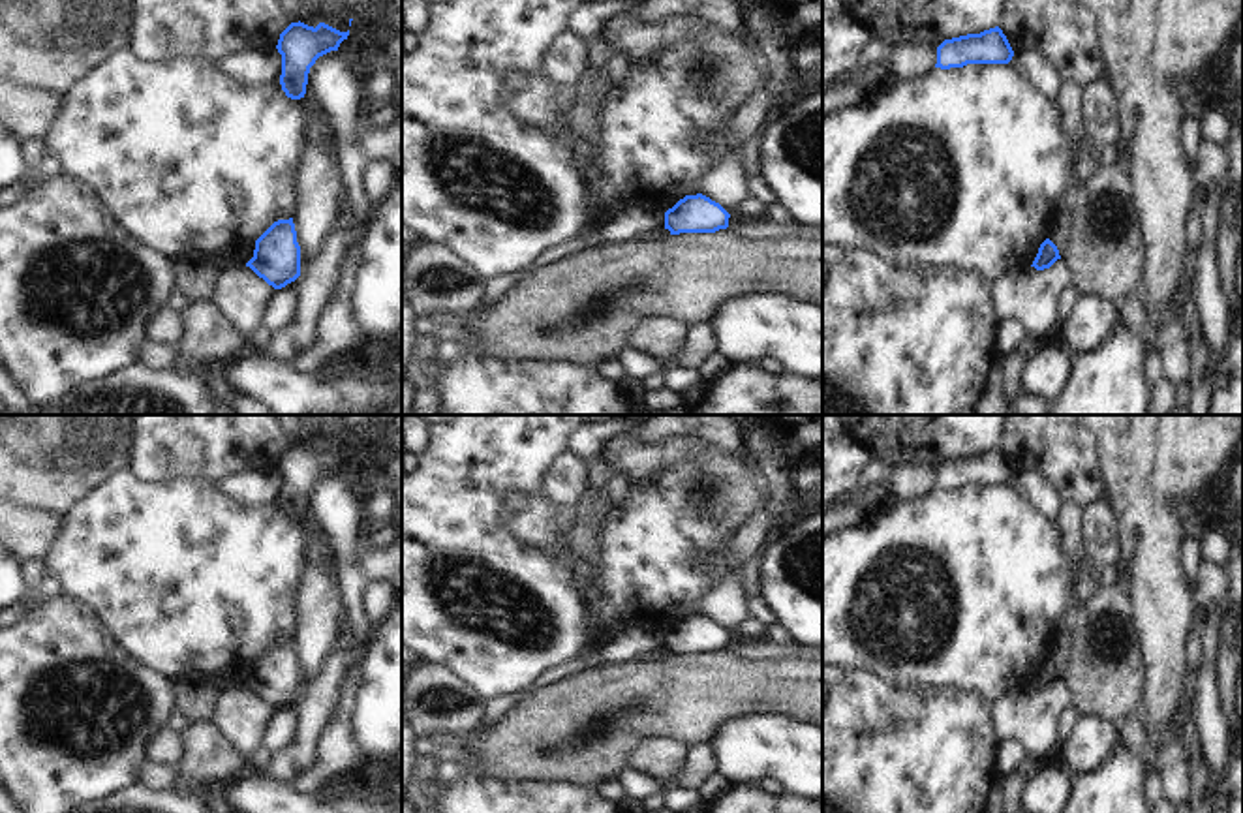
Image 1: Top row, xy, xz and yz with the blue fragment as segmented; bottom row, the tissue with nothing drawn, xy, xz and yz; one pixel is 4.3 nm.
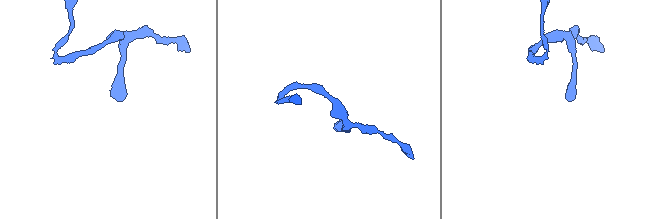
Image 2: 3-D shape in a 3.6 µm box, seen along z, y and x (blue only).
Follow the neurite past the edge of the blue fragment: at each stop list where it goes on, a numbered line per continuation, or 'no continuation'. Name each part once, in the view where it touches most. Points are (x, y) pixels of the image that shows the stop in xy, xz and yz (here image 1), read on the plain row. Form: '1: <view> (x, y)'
no continuation

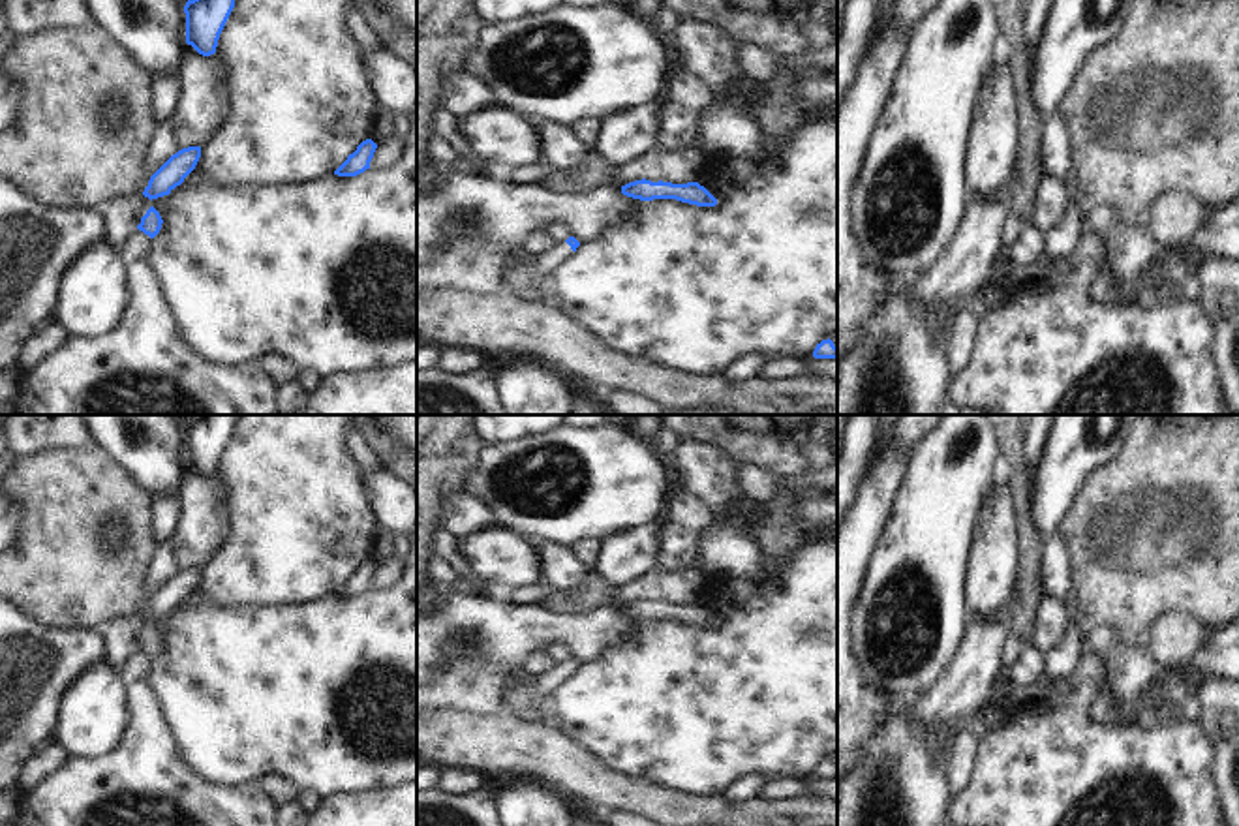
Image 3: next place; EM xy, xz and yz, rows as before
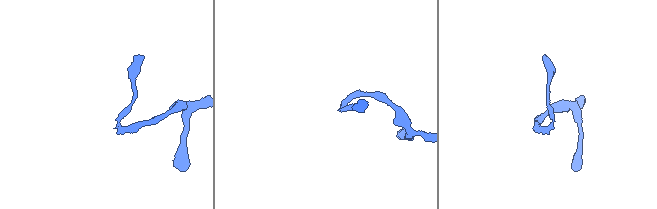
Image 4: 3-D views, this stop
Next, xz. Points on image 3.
1: xz (522, 706)

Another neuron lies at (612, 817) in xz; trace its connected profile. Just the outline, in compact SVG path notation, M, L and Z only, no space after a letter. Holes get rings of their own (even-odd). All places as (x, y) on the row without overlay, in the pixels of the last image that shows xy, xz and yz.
M608 811L604 813L603 820L608 826L657 826L642 817L635 817L635 815L627 815L627 813L620 813L620 811Z

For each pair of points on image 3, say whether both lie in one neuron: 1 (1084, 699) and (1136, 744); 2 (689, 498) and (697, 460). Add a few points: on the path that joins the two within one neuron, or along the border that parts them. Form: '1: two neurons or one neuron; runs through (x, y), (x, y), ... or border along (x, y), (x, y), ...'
1: one neuron; runs through (1084, 718), (1106, 744), (1117, 744)
2: one neuron; runs through (697, 489), (697, 470)

